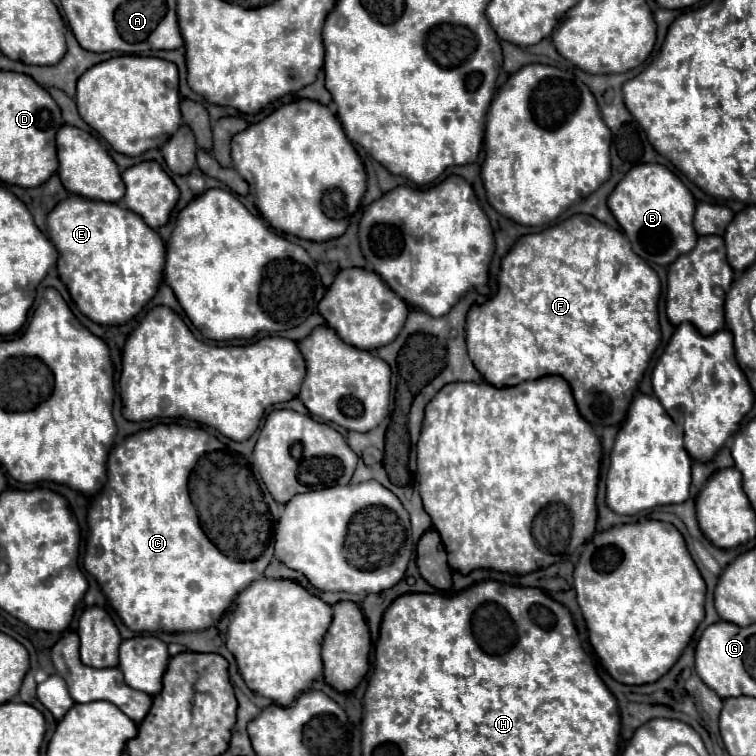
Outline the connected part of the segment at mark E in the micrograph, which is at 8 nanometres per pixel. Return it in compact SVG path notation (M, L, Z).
M79 195L63 199L47 217L47 231L51 243L59 251L57 271L59 279L67 285L71 299L79 311L99 325L123 325L133 319L147 301L157 293L165 265L165 245L161 237L145 225L137 213L123 209L117 203L91 201Z

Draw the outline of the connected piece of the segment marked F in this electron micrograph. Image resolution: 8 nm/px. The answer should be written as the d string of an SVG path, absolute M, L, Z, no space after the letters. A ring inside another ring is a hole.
M573 215L541 233L521 237L503 257L497 281L499 291L483 305L471 307L467 315L467 349L483 379L489 385L513 387L545 375L559 375L573 389L577 409L585 421L603 427L623 423L661 339L657 317L659 277L633 253L625 235L591 215Z

